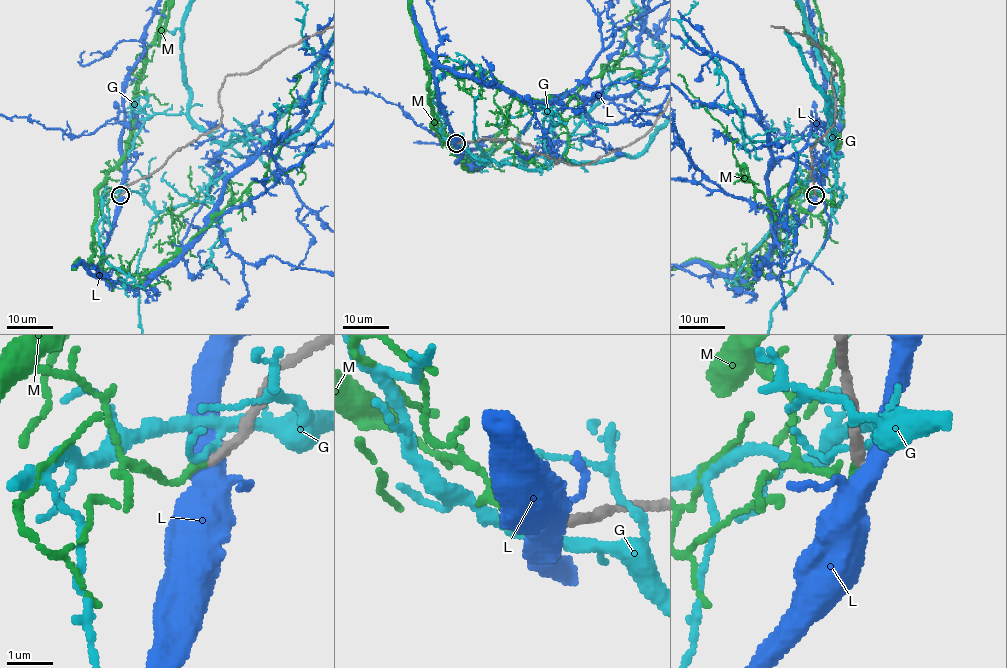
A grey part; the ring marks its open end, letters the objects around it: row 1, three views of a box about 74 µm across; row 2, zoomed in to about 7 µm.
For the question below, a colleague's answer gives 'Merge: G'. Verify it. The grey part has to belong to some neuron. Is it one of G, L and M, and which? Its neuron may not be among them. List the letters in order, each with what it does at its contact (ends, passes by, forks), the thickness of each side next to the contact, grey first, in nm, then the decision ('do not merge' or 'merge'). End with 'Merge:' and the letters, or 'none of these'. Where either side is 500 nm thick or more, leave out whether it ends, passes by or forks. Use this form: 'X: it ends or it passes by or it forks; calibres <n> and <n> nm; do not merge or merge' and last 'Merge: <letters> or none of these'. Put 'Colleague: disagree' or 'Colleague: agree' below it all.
G: it forks; calibres 240 and 160 nm; do not merge
L: it forks; calibres 220 and 420 nm; do not merge
M: it ends; calibres 220 and 140 nm; do not merge
Merge: none of these
Colleague: disagree

